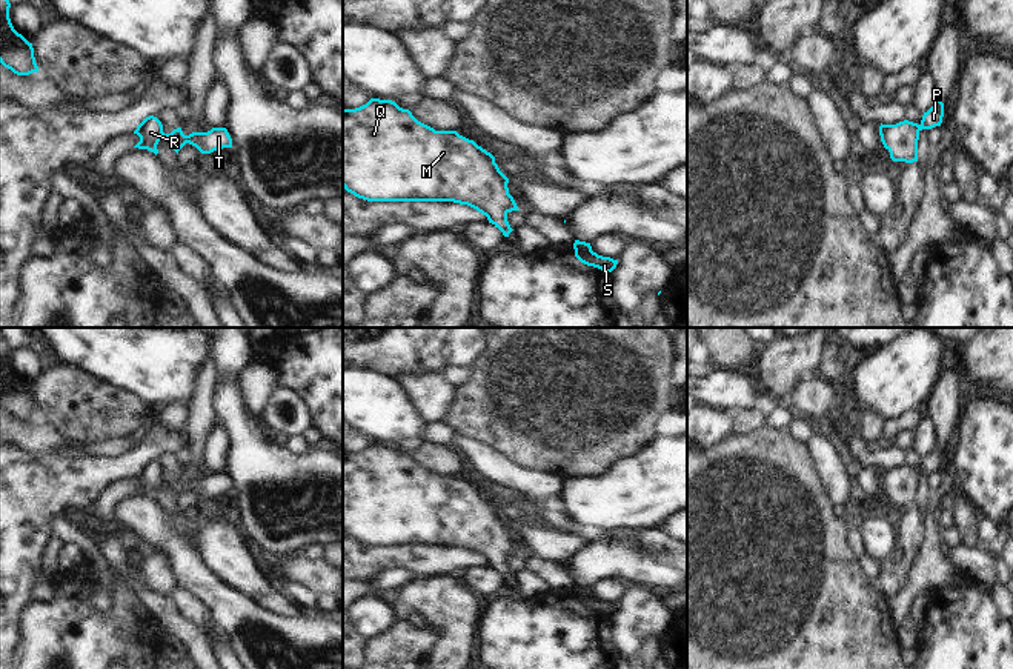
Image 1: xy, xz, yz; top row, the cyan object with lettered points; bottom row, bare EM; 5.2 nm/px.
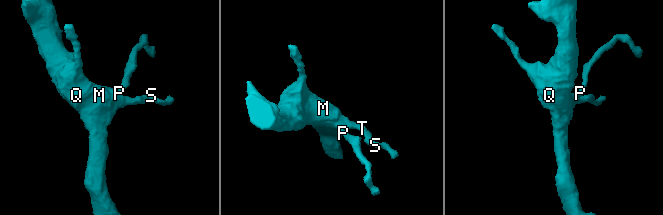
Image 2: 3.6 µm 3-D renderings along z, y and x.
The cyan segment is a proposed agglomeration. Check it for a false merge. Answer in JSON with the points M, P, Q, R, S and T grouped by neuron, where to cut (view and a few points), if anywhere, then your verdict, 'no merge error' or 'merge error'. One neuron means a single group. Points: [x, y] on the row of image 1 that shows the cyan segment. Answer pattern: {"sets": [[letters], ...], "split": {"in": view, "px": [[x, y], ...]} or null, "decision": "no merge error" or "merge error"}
{"sets": [["M", "P", "Q", "R", "S", "T"]], "split": null, "decision": "no merge error"}

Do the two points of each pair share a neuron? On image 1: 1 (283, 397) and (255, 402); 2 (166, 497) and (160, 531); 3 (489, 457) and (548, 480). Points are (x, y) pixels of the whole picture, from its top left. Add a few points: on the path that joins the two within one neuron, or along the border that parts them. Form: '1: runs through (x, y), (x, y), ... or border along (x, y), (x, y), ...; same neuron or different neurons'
1: border along (277, 386), (271, 391), (257, 416); different neurons
2: border along (156, 500), (171, 515); different neurons
3: runs through (503, 471), (518, 479), (534, 480); same neuron

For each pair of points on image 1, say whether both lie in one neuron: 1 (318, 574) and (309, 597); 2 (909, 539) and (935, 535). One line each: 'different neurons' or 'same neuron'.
1: different neurons
2: different neurons

